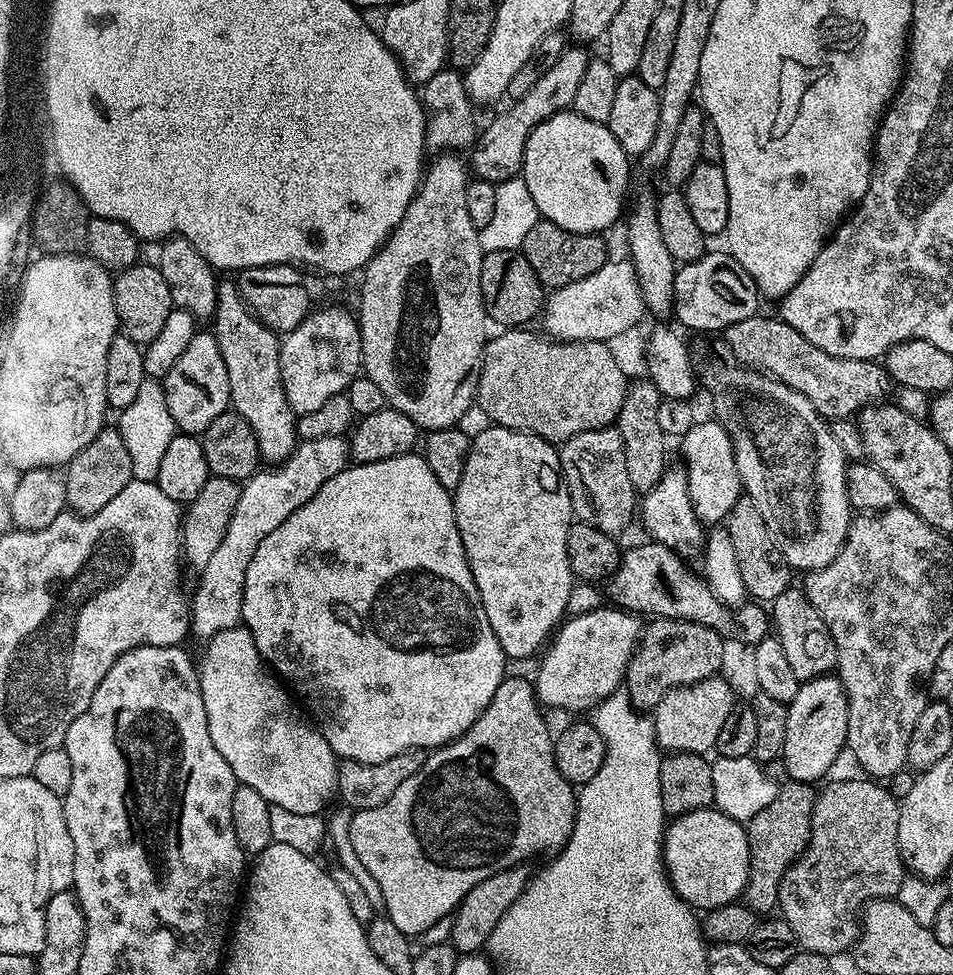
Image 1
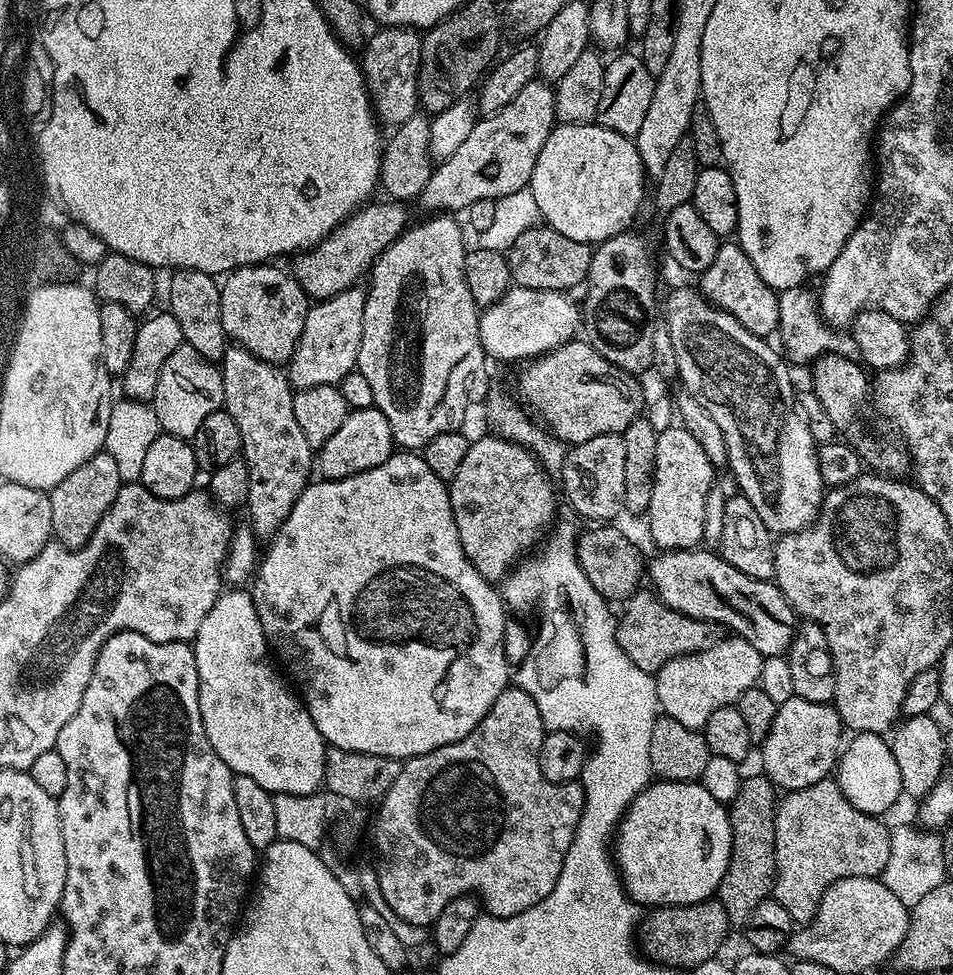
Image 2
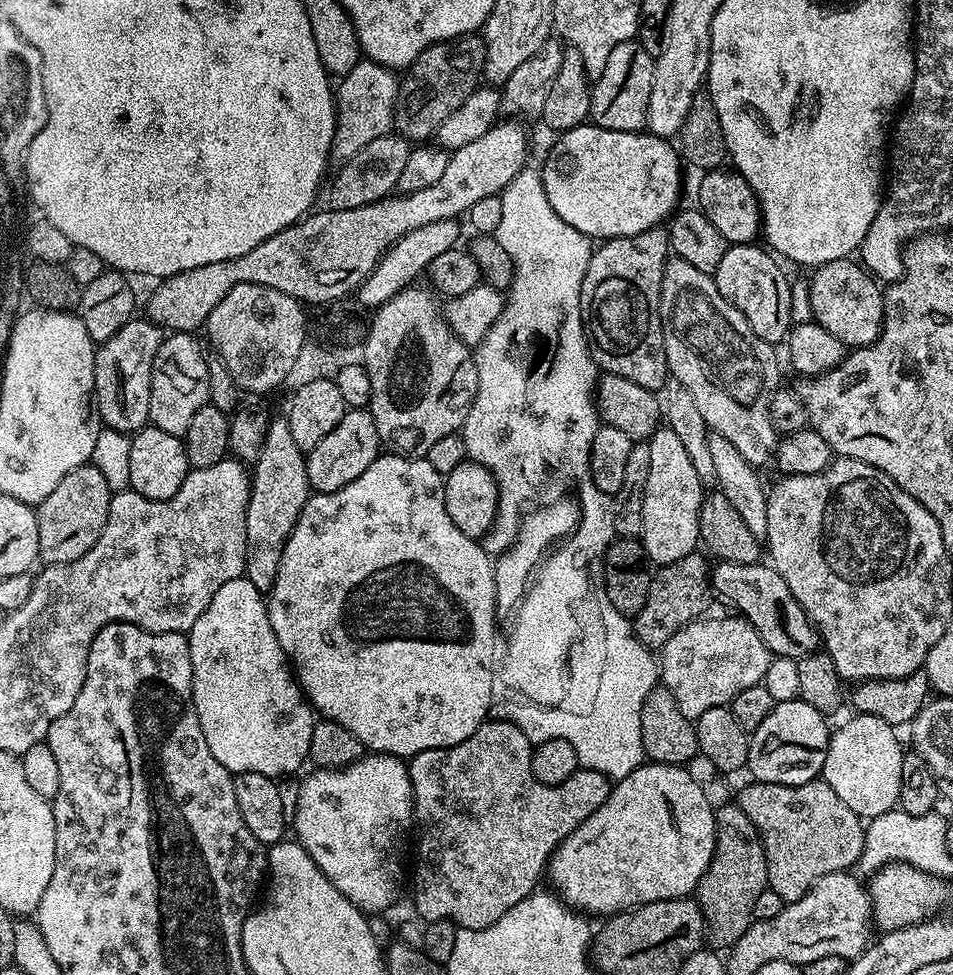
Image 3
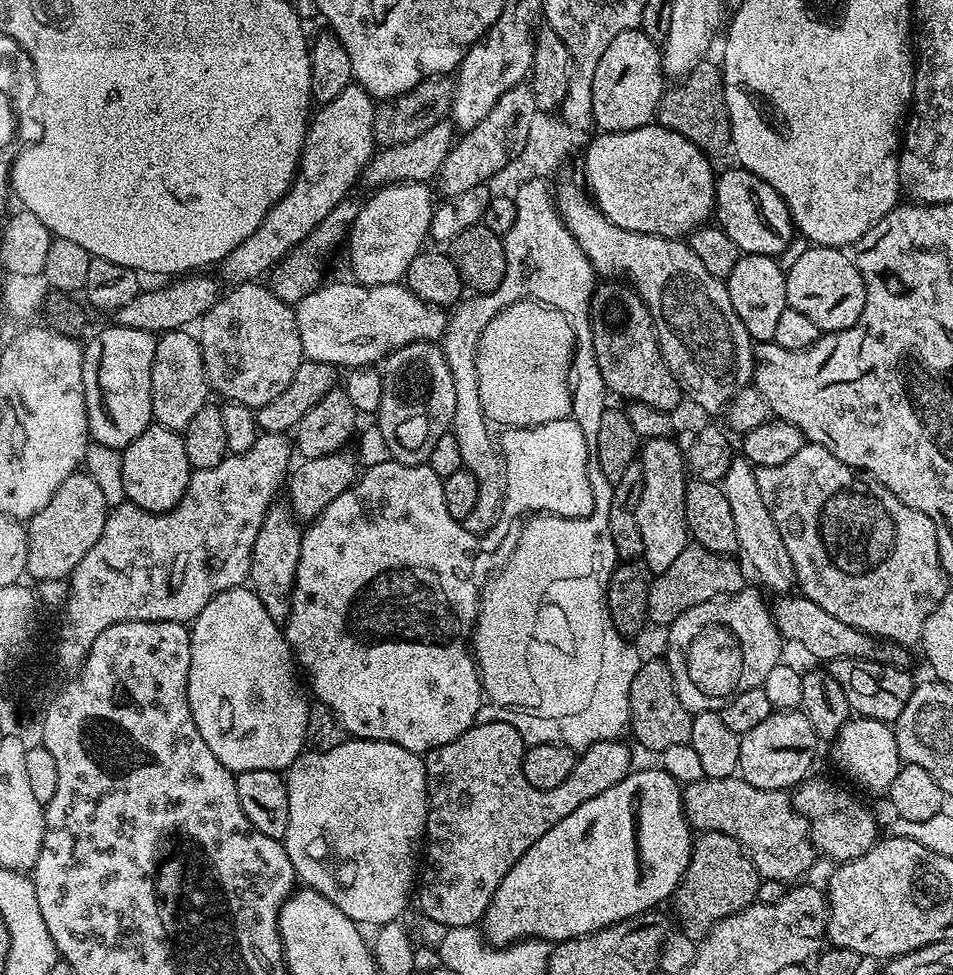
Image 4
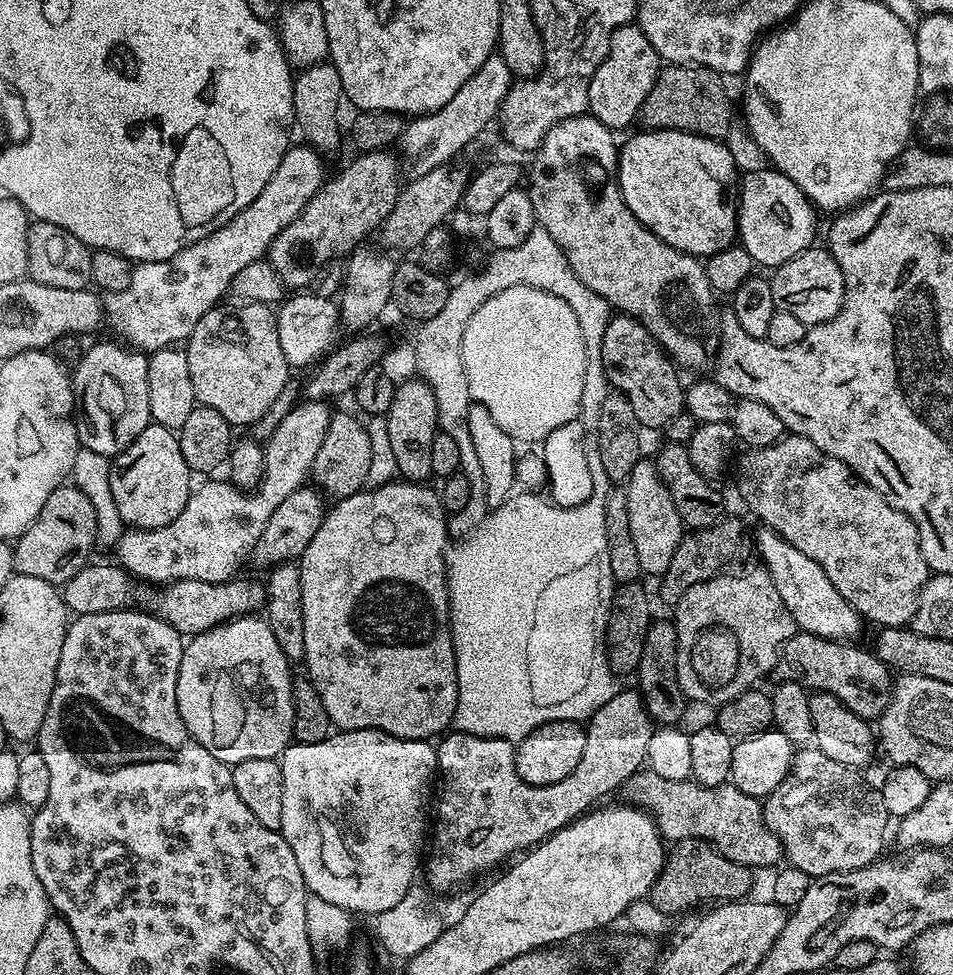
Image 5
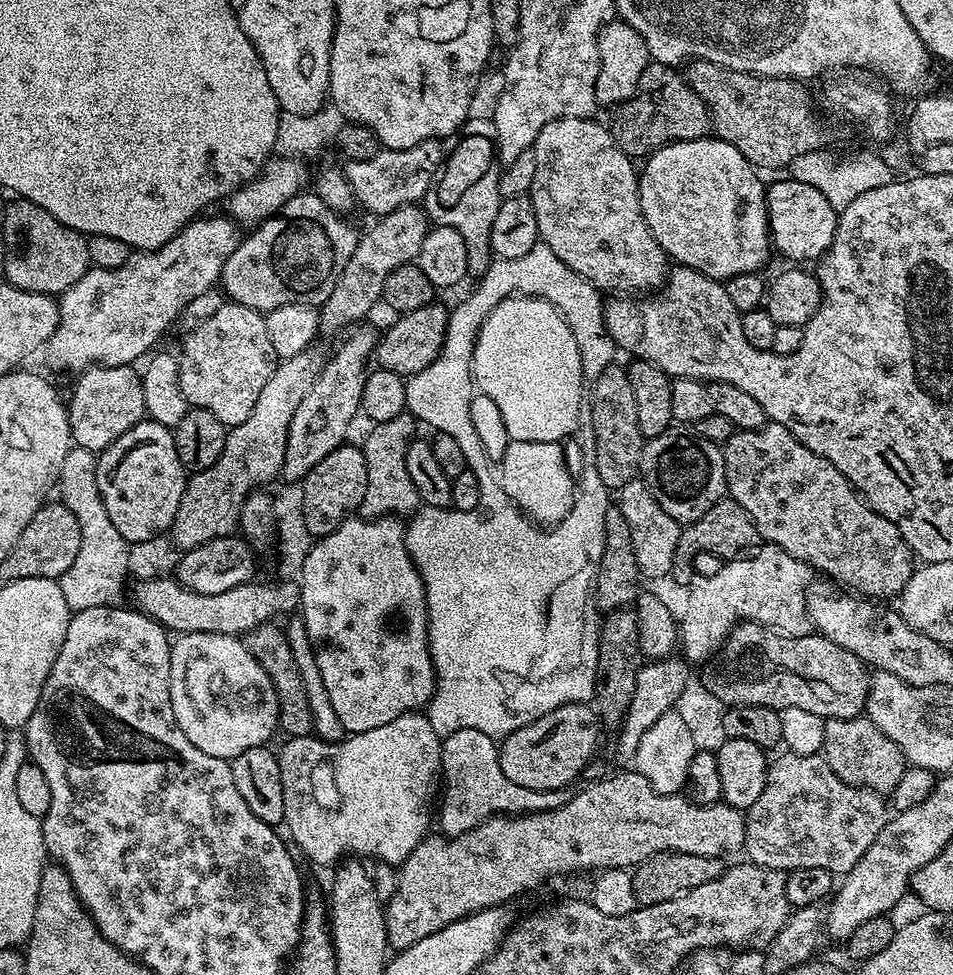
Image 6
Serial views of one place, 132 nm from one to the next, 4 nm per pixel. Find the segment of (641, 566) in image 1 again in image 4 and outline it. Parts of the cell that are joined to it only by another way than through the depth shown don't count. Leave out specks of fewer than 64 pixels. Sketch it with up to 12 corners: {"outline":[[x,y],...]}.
{"outline":[[803,594],[771,605],[781,637],[816,659],[909,667],[909,649],[826,614]]}

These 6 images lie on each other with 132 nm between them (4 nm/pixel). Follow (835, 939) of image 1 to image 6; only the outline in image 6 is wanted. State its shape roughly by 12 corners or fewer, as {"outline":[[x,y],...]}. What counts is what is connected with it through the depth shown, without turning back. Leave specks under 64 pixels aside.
{"outline":[[635,770],[545,812],[429,834],[399,865],[409,948],[551,876],[740,852],[745,813]]}

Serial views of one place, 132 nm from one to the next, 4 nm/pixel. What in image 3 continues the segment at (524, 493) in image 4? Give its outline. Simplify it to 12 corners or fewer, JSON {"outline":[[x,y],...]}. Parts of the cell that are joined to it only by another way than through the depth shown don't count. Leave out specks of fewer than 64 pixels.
{"outline":[[580,505],[531,509],[494,562],[499,615],[511,615],[535,570],[580,524]]}

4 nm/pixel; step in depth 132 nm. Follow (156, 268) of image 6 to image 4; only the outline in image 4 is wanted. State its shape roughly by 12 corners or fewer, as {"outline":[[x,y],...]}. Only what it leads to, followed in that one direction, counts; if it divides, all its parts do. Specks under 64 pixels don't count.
{"outline":[[353,82],[315,109],[291,188],[218,271],[259,281],[338,202],[377,147]]}

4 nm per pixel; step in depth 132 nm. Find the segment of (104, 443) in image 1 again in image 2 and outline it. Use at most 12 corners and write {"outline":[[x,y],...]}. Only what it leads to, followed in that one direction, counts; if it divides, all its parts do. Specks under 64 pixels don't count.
{"outline":[[101,450],[48,492],[53,537],[81,548],[114,506],[118,465]]}

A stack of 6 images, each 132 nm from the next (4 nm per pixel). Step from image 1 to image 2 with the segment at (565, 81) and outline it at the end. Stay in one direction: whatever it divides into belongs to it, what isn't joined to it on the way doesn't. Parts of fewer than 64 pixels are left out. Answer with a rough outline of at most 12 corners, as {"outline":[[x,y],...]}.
{"outline":[[537,78],[477,119],[418,204],[460,214],[528,188],[558,123]]}

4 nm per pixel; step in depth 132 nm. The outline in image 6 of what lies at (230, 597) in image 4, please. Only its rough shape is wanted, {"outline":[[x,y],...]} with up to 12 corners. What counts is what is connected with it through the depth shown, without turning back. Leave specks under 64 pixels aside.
{"outline":[[177,635],[170,702],[202,754],[278,732],[274,686],[239,635]]}

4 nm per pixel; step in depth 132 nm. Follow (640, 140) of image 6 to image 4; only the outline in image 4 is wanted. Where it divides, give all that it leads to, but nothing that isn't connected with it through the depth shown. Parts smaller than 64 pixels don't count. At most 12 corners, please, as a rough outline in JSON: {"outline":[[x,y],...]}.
{"outline":[[719,63],[665,87],[663,128],[710,158],[731,149]]}

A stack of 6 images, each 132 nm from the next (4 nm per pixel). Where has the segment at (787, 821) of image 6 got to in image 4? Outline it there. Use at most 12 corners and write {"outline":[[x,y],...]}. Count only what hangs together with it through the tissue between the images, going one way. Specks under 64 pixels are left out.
{"outline":[[808,778],[794,803],[817,853],[835,862],[876,844],[876,816],[832,780]]}

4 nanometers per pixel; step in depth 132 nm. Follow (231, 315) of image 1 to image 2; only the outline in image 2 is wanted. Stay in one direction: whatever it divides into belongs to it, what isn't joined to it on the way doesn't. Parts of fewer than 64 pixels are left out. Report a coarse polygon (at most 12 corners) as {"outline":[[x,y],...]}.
{"outline":[[239,346],[218,367],[268,542],[313,479],[283,367]]}

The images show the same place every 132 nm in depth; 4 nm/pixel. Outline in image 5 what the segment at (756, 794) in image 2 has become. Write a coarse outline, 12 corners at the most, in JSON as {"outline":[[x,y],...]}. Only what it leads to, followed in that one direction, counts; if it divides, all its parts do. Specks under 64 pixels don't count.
{"outline":[[678,840],[650,899],[666,914],[740,902],[753,869]]}

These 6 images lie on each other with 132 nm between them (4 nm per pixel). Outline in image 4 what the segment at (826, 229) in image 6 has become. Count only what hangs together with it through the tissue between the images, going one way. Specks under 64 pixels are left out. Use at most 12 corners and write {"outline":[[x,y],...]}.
{"outline":[[750,170],[716,178],[715,223],[749,256],[794,237],[783,198]]}

